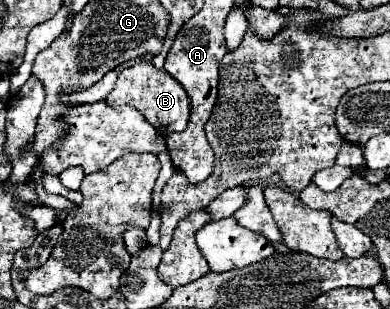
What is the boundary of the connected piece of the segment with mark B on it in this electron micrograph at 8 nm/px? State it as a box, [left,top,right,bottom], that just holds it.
[106,62,190,136]

